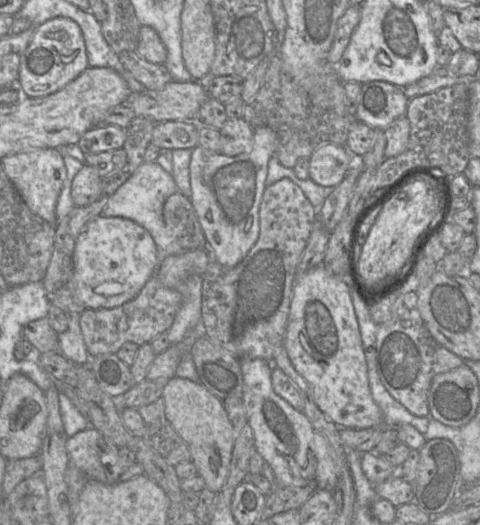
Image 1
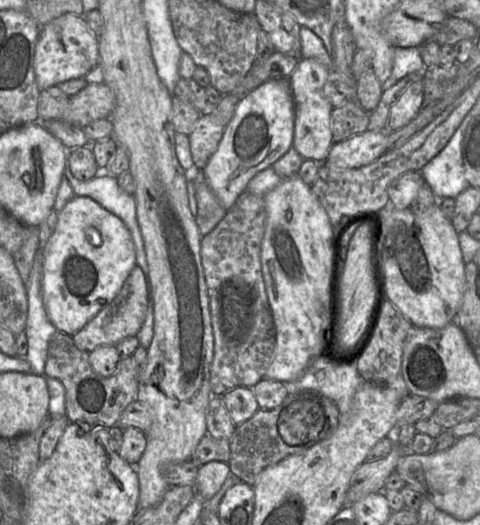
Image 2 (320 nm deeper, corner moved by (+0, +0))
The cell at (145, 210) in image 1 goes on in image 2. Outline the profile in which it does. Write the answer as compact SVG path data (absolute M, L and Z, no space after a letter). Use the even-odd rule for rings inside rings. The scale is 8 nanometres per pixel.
M66 159L64 175L68 179L76 196L88 196L94 199L125 223L135 245L136 263L143 270L147 284L149 285L149 268L144 241L137 220L134 195L124 192L118 185L117 177L111 175L107 168L98 166L94 178L89 181L80 181L72 174L68 159Z

